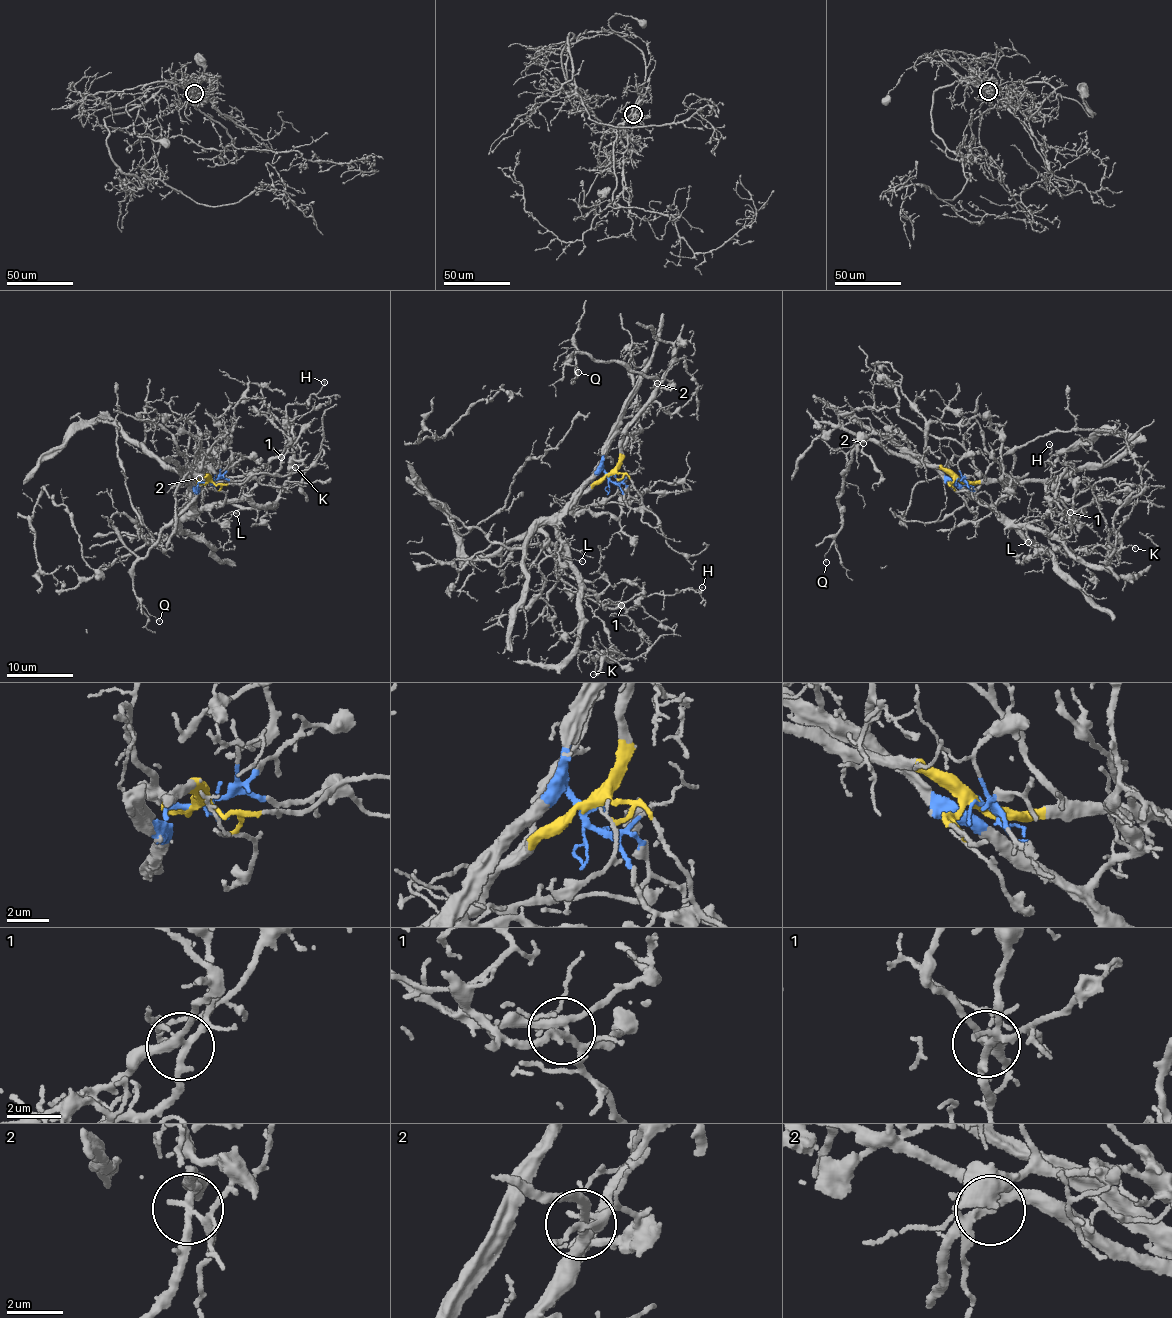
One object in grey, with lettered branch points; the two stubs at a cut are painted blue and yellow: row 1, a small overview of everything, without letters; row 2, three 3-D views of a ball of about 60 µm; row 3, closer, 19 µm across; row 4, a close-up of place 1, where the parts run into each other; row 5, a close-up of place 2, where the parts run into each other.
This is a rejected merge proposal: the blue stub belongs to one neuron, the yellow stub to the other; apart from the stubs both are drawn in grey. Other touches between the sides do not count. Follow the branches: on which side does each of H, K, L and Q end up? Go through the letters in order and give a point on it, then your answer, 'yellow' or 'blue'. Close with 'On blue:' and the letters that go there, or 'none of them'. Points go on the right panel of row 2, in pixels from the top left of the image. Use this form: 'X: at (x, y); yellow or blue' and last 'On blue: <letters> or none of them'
H: at (1049, 444); blue
K: at (1135, 548); blue
L: at (1028, 542); blue
Q: at (826, 562); yellow
On blue: H, K, L

